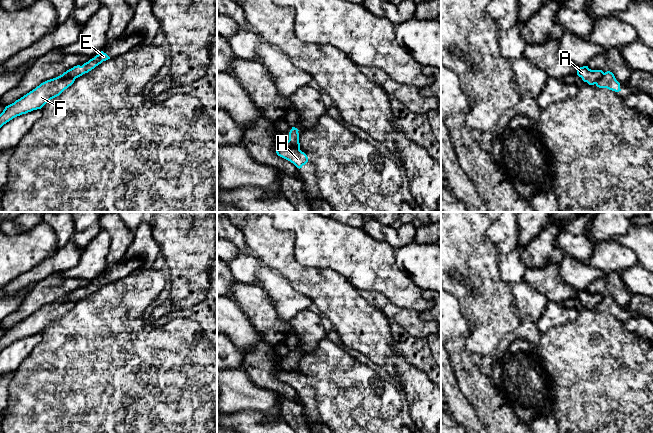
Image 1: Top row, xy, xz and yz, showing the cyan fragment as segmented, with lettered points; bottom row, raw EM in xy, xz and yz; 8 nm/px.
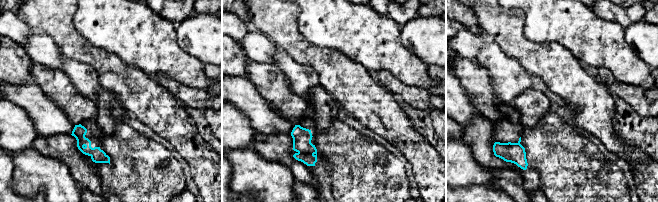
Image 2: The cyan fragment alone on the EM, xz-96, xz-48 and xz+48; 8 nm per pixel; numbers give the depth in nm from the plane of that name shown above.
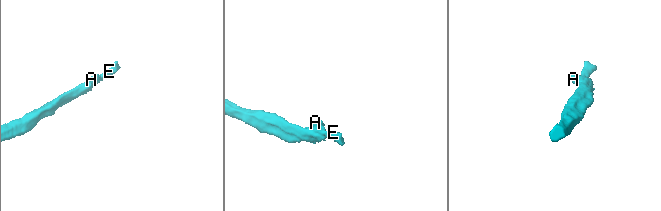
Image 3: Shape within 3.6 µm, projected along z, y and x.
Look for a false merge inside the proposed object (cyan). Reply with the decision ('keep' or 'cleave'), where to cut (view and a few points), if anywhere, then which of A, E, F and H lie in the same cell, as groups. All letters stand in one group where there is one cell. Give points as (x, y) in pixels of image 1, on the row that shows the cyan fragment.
cleave; cut xz (284, 145), (299, 149); groups A E / F H

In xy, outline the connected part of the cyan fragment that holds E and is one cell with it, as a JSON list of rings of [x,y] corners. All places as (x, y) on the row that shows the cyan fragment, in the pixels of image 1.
[[[101,51],[98,55],[90,59],[88,62],[84,63],[82,66],[80,65],[74,66],[73,68],[64,72],[63,75],[66,77],[71,77],[76,79],[82,76],[83,74],[88,73],[96,66],[101,64],[103,61],[106,61],[108,59],[110,59],[110,57],[106,53]]]

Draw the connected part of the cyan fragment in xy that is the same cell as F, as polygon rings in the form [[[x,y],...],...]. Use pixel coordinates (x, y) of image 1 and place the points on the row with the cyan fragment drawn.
[[[62,74],[41,83],[26,95],[5,107],[0,114],[0,128],[17,116],[41,109],[48,101],[59,96],[71,86],[74,81],[75,78],[66,77]]]

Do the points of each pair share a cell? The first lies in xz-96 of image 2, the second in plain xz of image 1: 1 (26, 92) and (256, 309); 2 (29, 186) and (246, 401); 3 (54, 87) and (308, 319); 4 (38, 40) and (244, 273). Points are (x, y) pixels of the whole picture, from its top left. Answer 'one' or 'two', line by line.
1: two
2: one
3: two
4: one

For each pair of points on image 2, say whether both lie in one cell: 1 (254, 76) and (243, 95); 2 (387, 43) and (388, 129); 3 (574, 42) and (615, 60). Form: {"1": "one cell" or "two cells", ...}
{"1": "two cells", "2": "two cells", "3": "one cell"}

